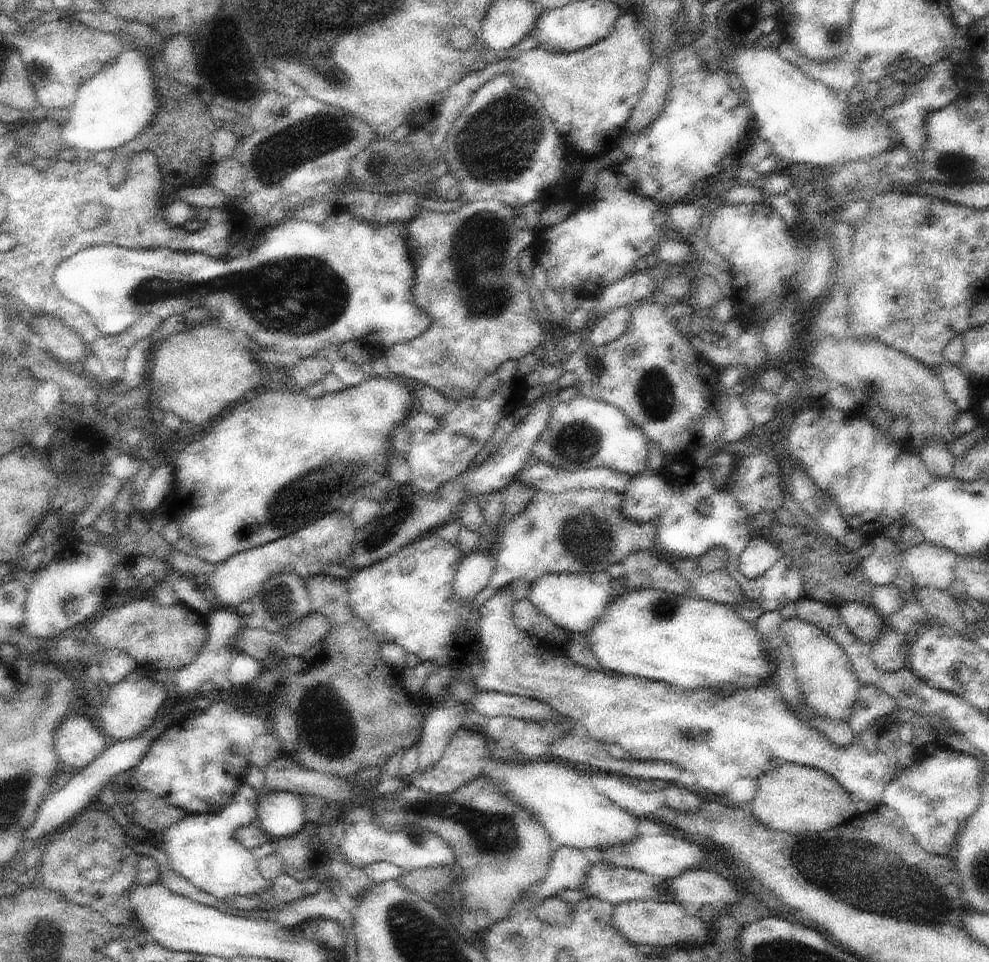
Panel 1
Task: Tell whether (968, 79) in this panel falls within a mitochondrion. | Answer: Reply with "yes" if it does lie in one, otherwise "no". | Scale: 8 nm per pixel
no

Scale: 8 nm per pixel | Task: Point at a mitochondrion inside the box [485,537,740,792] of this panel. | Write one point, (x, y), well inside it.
(663, 606)

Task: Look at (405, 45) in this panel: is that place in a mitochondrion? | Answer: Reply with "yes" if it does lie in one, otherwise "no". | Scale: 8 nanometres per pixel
no

